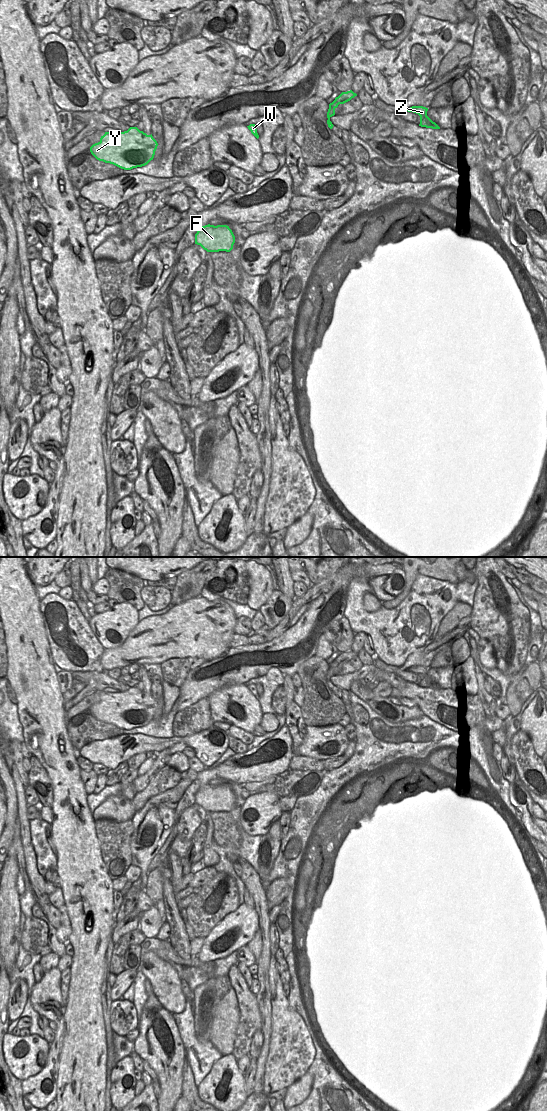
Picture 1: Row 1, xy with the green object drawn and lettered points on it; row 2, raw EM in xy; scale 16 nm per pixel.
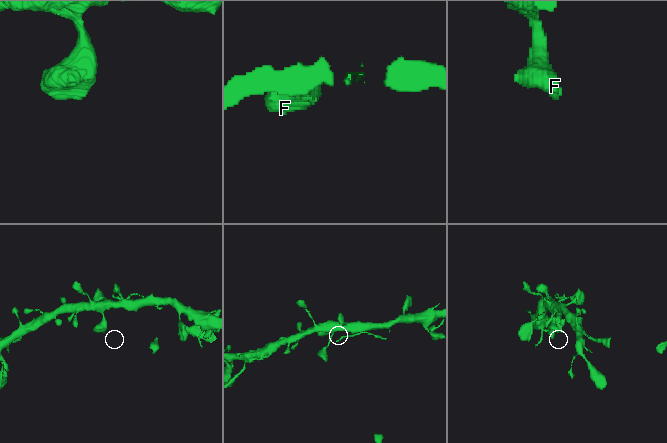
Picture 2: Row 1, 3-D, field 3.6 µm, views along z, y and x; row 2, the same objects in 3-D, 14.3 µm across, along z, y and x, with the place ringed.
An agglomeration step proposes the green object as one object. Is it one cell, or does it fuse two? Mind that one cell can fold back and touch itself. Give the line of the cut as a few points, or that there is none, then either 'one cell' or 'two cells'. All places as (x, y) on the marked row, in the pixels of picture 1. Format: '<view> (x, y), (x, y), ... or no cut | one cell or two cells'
xy (331, 122), (328, 126) | two cells

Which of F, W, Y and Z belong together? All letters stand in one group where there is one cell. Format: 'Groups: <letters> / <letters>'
Groups: F W Y / Z

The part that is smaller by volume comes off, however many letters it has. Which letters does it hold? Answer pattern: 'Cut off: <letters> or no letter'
Cut off: Z

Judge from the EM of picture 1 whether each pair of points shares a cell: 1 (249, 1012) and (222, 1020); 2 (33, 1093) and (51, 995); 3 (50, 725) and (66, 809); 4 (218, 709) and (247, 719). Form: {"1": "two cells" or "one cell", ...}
{"1": "two cells", "2": "one cell", "3": "one cell", "4": "one cell"}

